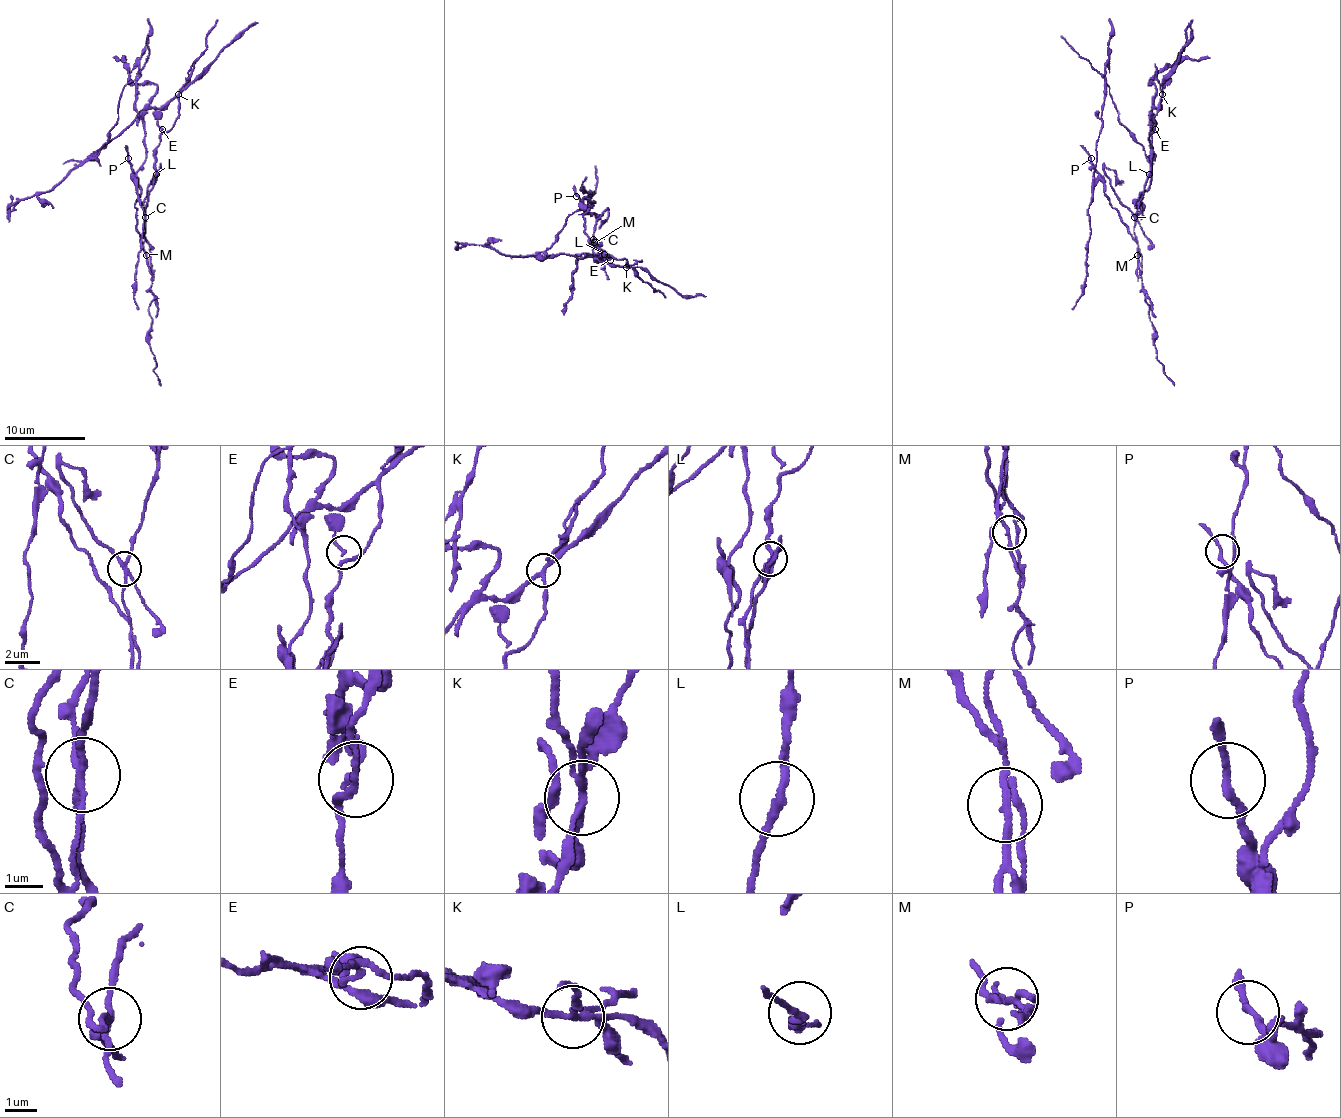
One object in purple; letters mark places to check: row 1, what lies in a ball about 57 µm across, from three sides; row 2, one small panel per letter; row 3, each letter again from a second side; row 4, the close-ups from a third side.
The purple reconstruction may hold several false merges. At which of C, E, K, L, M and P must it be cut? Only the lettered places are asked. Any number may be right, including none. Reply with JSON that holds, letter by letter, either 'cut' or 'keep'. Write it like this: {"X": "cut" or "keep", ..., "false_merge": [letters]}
{"C": "cut", "E": "keep", "K": "cut", "L": "keep", "M": "cut", "P": "keep", "false_merge": ["C", "K", "M"]}

